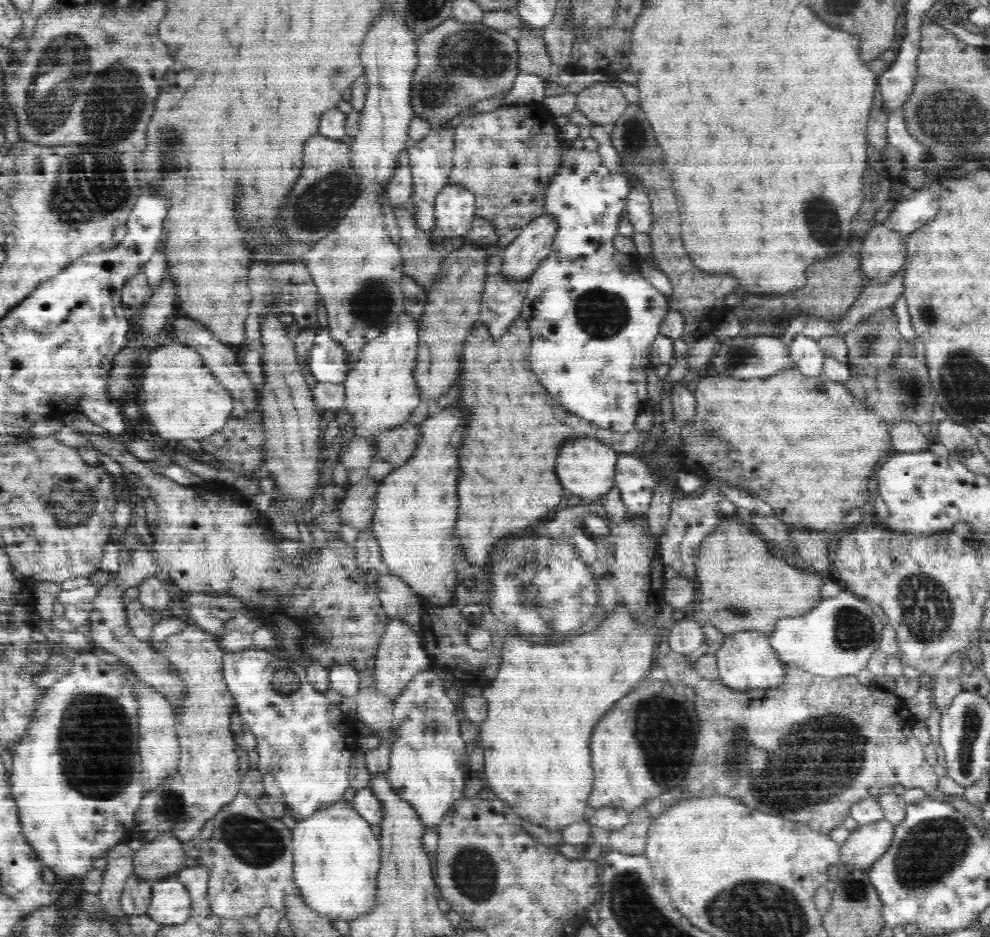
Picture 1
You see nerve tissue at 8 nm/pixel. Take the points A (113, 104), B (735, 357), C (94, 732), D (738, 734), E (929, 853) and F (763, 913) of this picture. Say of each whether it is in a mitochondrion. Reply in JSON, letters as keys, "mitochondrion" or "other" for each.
{"A":"mitochondrion","B":"mitochondrion","C":"mitochondrion","D":"mitochondrion","E":"mitochondrion","F":"mitochondrion"}

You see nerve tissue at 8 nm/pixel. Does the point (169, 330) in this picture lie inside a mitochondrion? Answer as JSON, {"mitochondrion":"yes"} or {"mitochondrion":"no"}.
{"mitochondrion":"no"}

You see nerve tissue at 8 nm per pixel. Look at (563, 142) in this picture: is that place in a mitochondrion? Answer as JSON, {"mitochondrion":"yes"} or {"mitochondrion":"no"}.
{"mitochondrion":"no"}

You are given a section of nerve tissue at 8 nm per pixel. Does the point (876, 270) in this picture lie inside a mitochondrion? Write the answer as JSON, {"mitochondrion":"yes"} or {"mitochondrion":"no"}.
{"mitochondrion":"no"}

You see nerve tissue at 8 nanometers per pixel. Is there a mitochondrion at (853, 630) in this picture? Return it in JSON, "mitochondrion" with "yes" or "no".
{"mitochondrion":"yes"}

